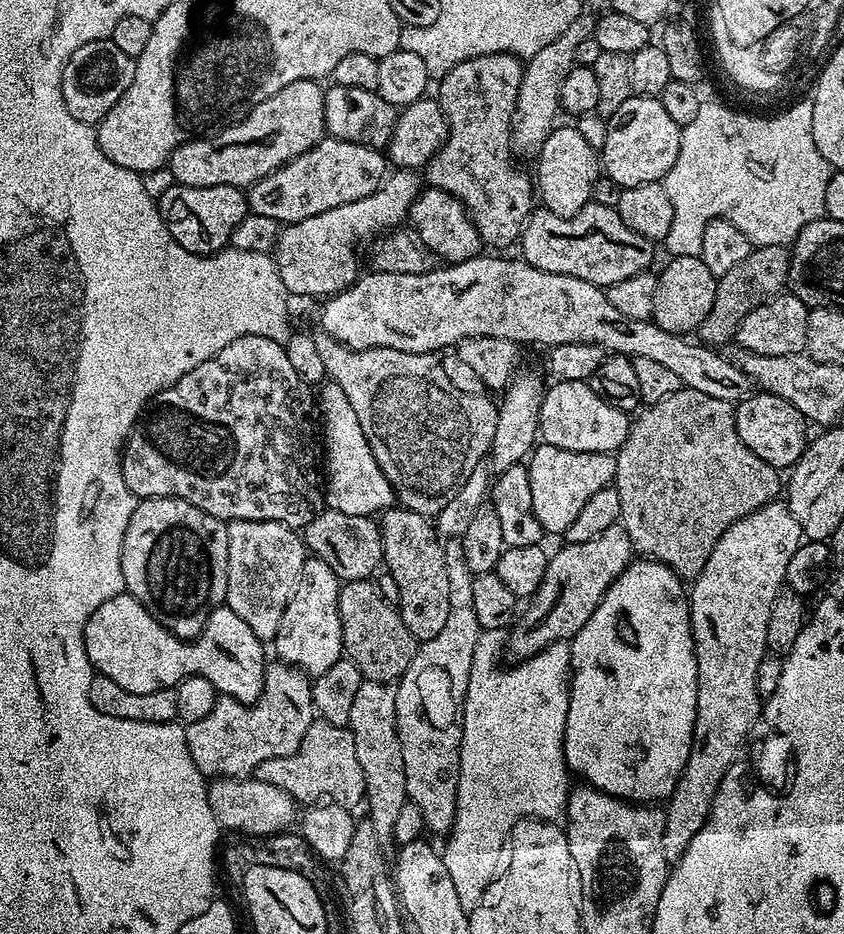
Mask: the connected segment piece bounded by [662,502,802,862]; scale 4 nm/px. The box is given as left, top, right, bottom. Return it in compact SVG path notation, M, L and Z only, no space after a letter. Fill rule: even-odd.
M787 503L767 504L746 514L727 528L722 538L718 538L710 558L706 558L706 566L702 566L700 573L691 581L690 611L692 641L698 666L698 706L690 758L686 758L686 766L663 809L662 850L669 862L680 859L686 846L690 846L690 838L694 838L694 834L698 834L698 830L702 830L702 826L708 821L716 791L726 770L730 770L730 766L737 763L739 756L736 755L739 754L740 747L747 742L752 727L755 724L757 727L761 719L762 698L756 692L756 683L758 662L762 662L768 652L766 626L770 622L770 606L774 606L774 598L781 588L785 587L786 568L801 543L802 533L798 518L794 518Z

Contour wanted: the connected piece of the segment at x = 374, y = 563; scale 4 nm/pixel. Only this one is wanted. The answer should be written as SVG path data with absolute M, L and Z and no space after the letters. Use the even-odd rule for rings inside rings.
M325 507L302 529L302 535L305 549L315 559L326 562L326 566L330 566L342 582L367 580L376 567L381 567L384 558L382 534L379 523L373 517L342 514L342 510Z

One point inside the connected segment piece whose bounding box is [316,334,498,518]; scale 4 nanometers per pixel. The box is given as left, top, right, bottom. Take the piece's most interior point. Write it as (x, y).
(443, 433)

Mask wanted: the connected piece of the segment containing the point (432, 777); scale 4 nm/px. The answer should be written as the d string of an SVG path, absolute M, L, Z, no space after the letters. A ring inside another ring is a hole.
M459 538L443 541L446 558L446 578L450 582L450 614L434 638L423 641L417 647L413 660L400 675L396 690L396 729L402 750L402 766L406 774L408 800L416 804L429 832L451 833L456 817L456 795L460 777L460 747L464 729L464 699L470 682L470 666L474 662L474 646L482 631L478 614L474 614L474 578L476 575L466 566L466 554Z

